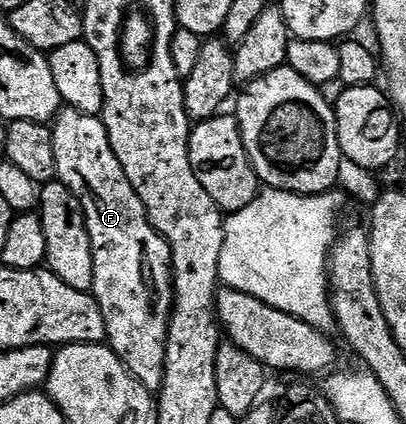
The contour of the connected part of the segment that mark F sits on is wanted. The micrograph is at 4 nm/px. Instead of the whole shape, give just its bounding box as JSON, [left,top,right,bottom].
[52,107,174,391]

